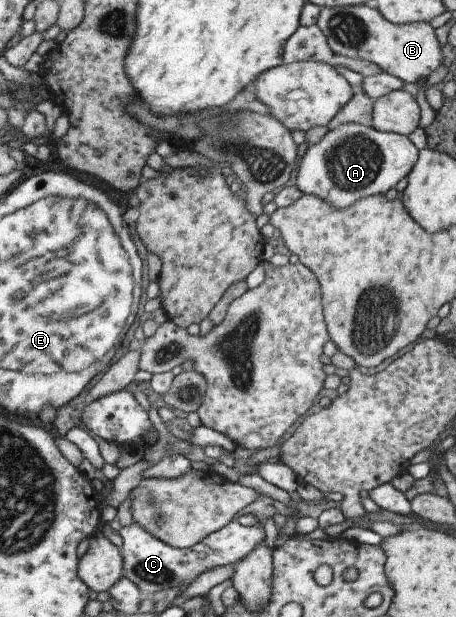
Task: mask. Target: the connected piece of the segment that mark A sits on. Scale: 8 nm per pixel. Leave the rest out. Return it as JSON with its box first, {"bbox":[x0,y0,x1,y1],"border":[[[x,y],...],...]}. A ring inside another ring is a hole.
{"bbox":[295,123,418,209],"border":[[[344,123],[329,129],[320,141],[310,146],[304,152],[296,168],[295,187],[303,195],[318,197],[332,209],[348,209],[357,200],[373,195],[384,195],[394,187],[398,180],[402,180],[416,162],[418,151],[408,138],[398,133],[383,133],[372,126],[358,123]]]}

